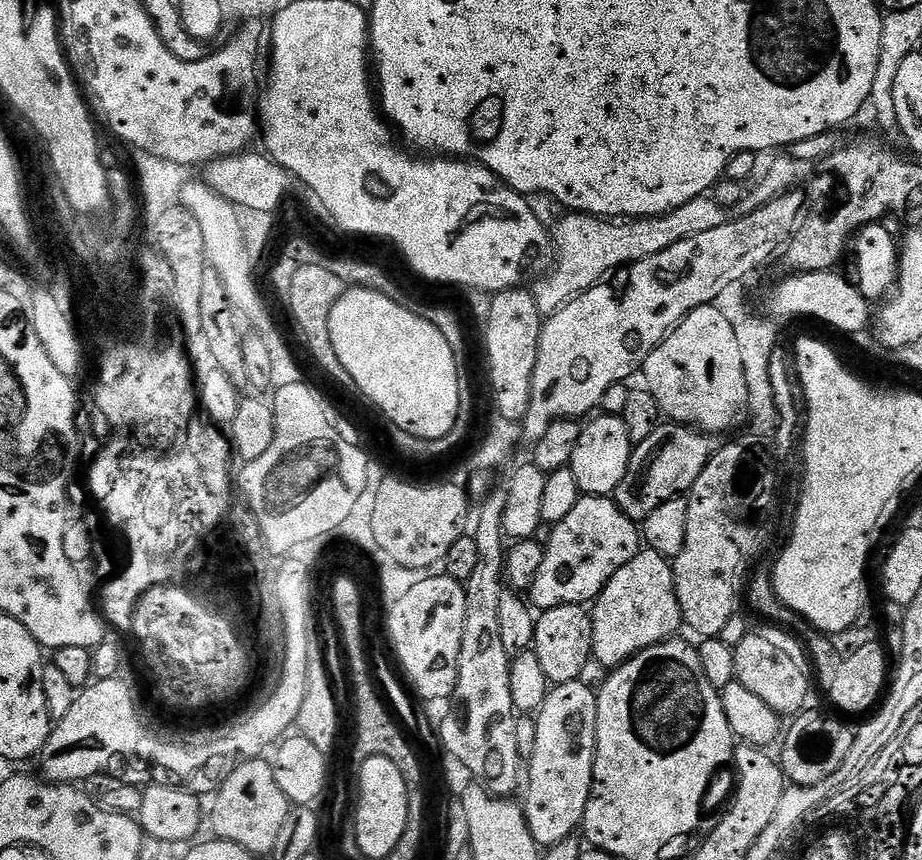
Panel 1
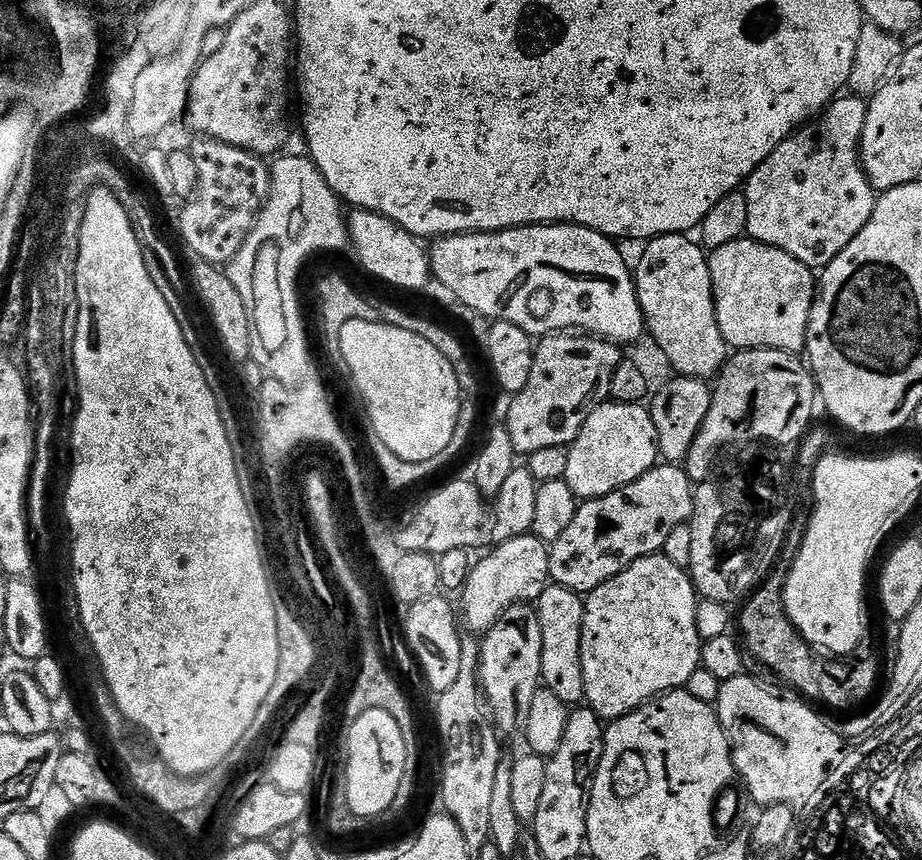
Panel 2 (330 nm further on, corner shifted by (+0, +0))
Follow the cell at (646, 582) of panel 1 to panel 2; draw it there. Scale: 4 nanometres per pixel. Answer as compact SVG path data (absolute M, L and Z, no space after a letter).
M662 554L638 558L622 574L587 593L582 622L582 678L586 678L587 707L593 708L601 720L611 722L657 696L683 689L690 682L690 674L701 667L697 603L698 593L691 575Z

